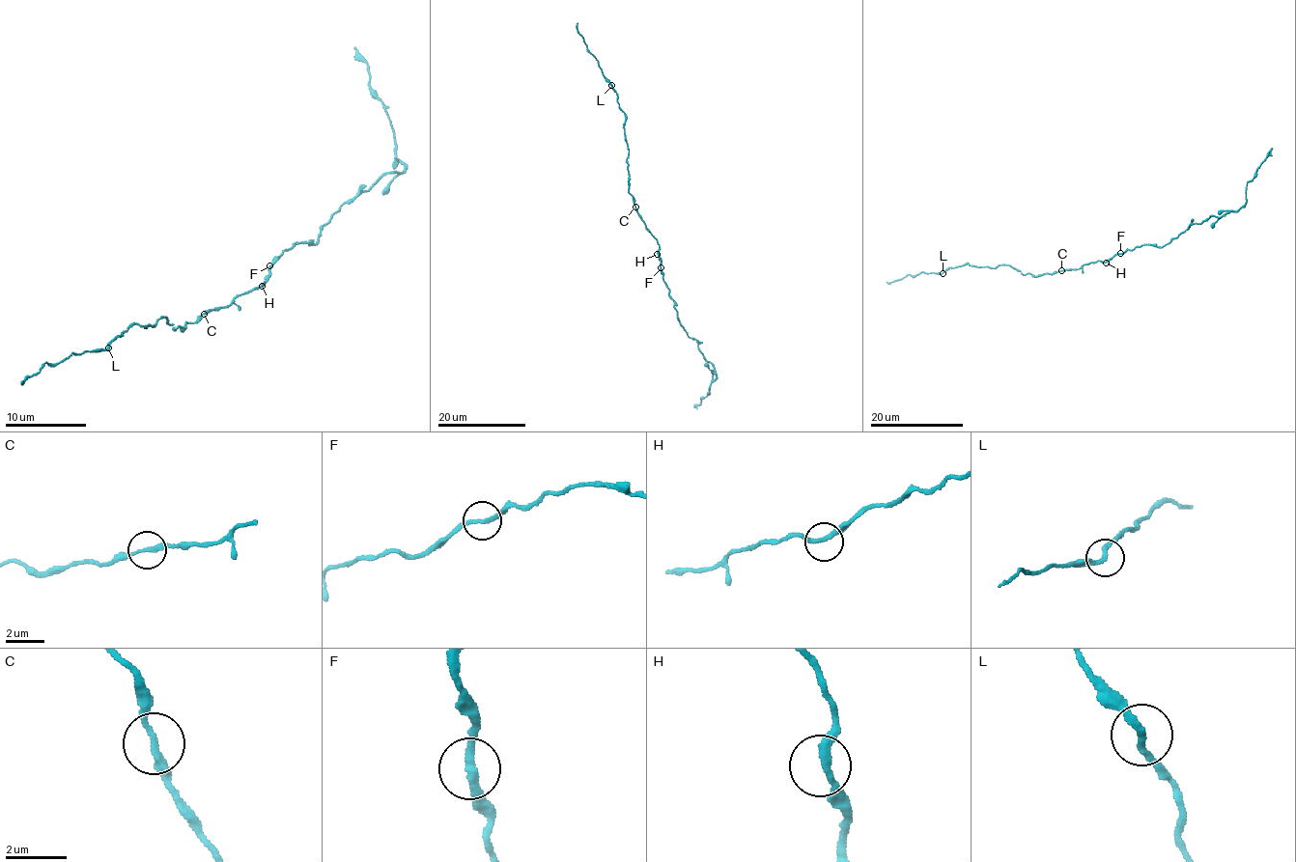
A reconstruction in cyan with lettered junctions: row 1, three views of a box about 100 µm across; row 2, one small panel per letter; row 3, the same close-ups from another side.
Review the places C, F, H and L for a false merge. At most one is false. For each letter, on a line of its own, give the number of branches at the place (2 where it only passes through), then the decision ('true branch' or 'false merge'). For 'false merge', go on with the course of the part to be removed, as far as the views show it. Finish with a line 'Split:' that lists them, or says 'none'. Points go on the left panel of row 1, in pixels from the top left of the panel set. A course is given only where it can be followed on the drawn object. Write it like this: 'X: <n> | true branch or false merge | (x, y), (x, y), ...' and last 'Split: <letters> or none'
C: 2 | true branch
F: 2 | true branch
H: 2 | true branch
L: 2 | true branch
Split: none

